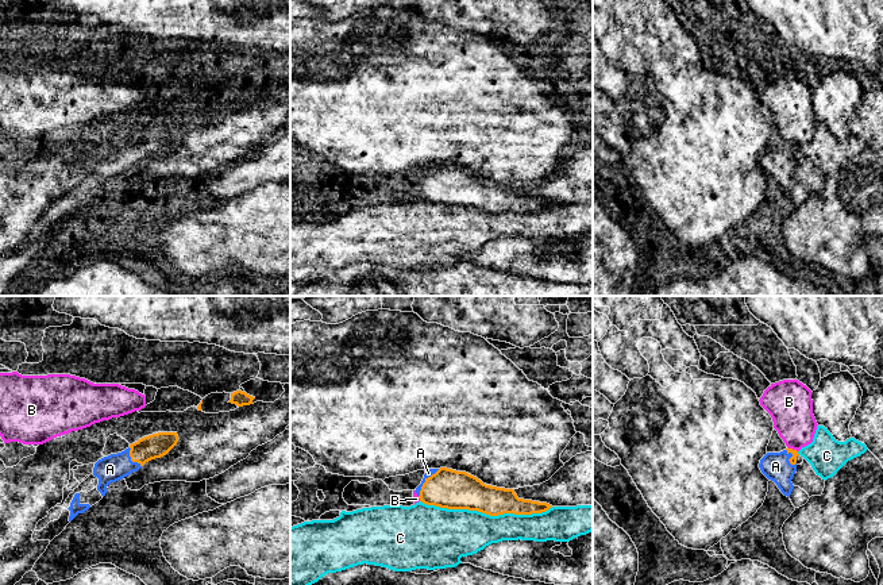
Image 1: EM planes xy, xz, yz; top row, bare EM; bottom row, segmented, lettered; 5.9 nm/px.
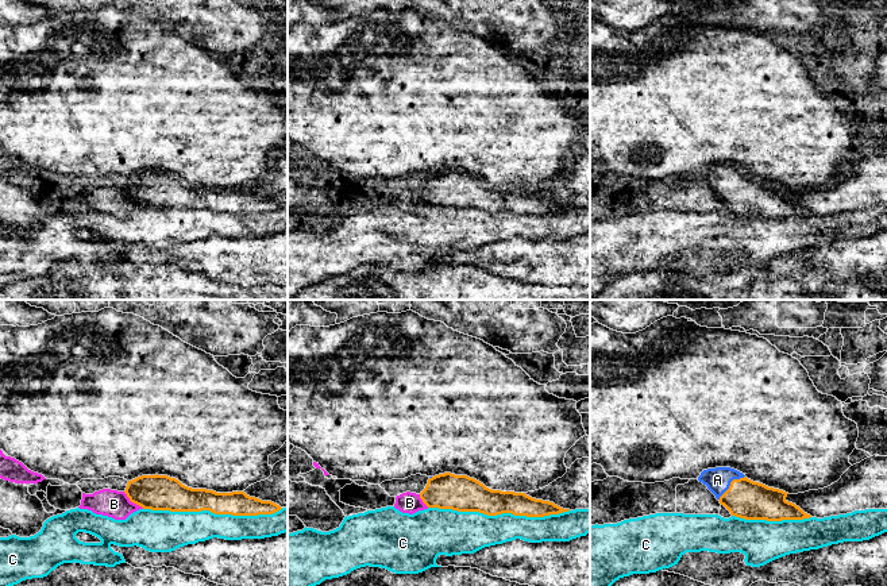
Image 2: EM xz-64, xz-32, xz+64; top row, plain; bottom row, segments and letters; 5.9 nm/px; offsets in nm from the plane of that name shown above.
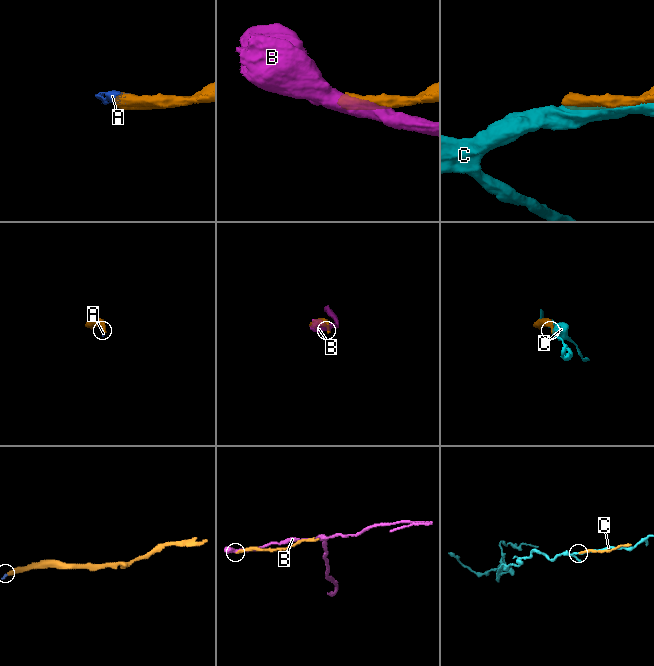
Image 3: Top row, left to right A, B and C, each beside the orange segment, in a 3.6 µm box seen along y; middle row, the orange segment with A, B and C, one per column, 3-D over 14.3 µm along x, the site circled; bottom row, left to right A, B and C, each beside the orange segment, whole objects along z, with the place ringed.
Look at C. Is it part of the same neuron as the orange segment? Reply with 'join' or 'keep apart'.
keep apart

